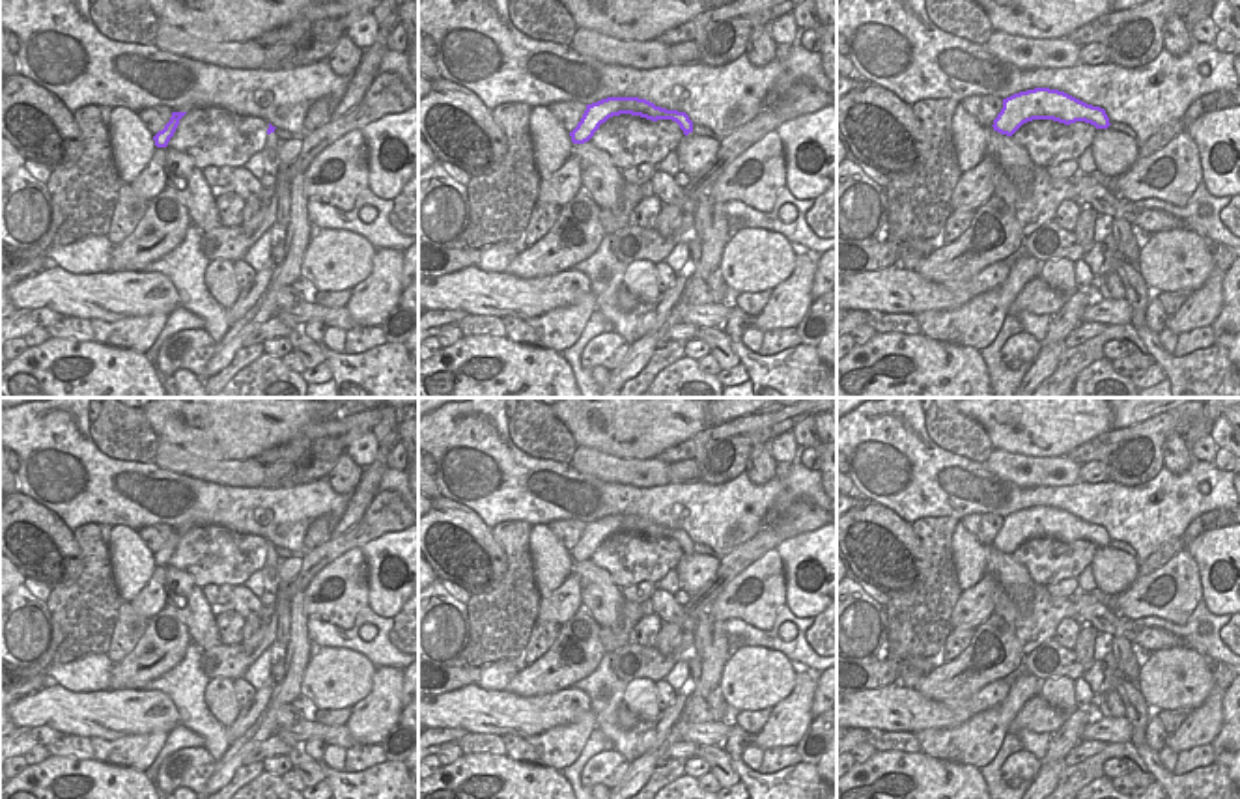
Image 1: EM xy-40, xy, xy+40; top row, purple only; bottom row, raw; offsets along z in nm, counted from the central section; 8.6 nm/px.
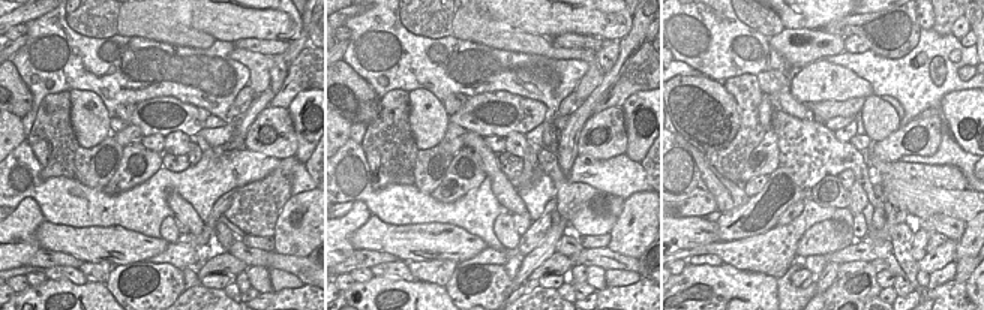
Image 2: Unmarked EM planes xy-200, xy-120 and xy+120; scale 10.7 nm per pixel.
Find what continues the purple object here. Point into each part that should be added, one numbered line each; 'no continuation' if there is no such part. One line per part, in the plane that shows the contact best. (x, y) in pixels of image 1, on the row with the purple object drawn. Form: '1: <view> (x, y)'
no continuation

